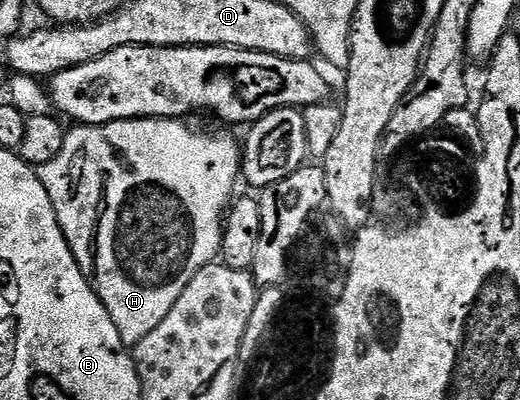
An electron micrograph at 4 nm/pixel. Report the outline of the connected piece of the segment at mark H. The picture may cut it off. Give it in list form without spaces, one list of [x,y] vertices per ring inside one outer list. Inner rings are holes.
[[[129,118],[126,122],[109,122],[103,126],[73,127],[64,140],[64,148],[60,148],[60,156],[56,160],[48,160],[48,164],[37,167],[38,177],[41,178],[44,188],[56,210],[56,220],[68,240],[68,248],[76,256],[76,264],[90,279],[94,291],[100,296],[112,324],[120,332],[122,341],[127,347],[133,348],[138,342],[168,316],[172,304],[176,304],[176,296],[180,296],[182,289],[197,270],[211,265],[222,253],[222,224],[224,215],[235,193],[234,181],[240,178],[240,154],[237,149],[230,150],[230,138],[226,134],[218,134],[213,138],[210,134],[197,134],[186,127],[187,123],[173,118]]]

